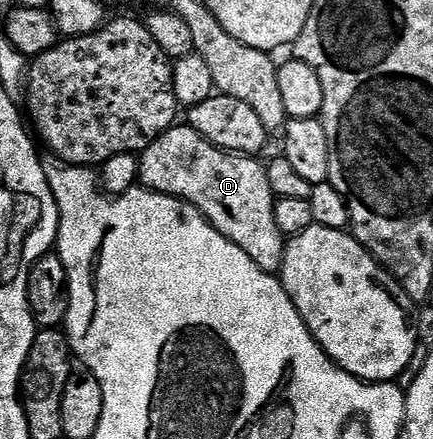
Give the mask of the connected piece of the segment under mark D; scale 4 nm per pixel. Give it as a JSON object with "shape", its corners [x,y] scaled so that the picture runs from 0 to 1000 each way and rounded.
{"shape":[[[406,280],[381,296],[342,339],[330,342],[321,358],[321,412],[351,440],[376,440],[383,449],[406,449],[411,458],[443,467],[503,531],[547,554],[547,563],[557,563],[557,572],[566,572],[566,581],[575,581],[575,590],[584,590],[603,617],[642,624],[651,615],[658,542],[640,517],[640,499],[630,499],[640,451],[624,431],[605,364],[564,358],[557,349],[524,349],[476,321],[439,285]]]}

